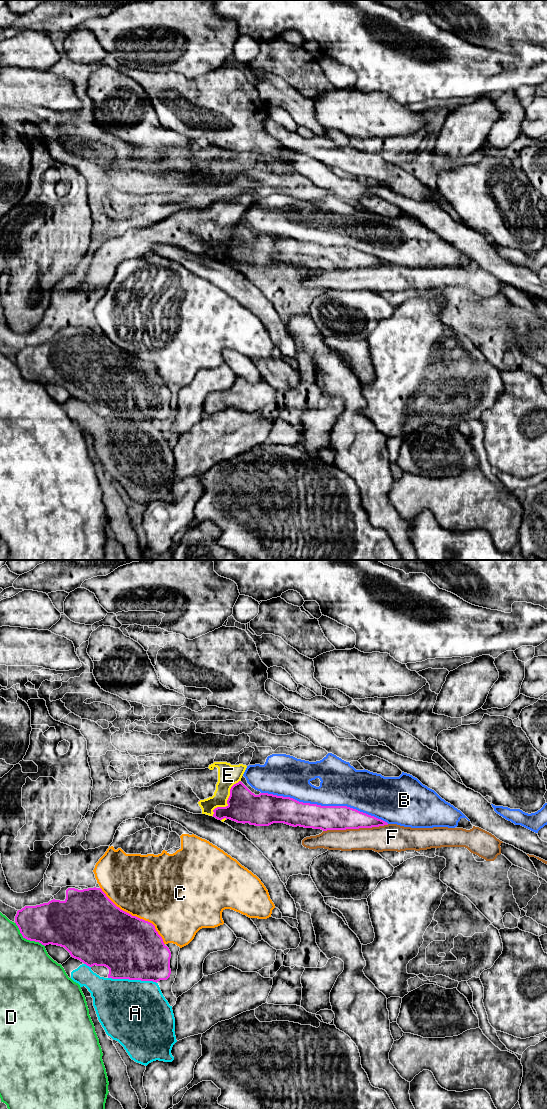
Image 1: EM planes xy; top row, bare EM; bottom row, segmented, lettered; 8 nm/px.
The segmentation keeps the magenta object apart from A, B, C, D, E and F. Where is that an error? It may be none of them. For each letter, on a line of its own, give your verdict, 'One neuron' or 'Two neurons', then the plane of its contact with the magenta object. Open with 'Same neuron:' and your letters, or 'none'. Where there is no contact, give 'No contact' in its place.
Same neuron: none
A: Two neurons. Touches magenta in xy
B: Two neurons. Touches magenta in xy
C: Two neurons. Touches magenta in xy
D: Two neurons. Touches magenta in xy
E: Two neurons. Touches magenta in xy
F: Two neurons. Touches magenta in xy

